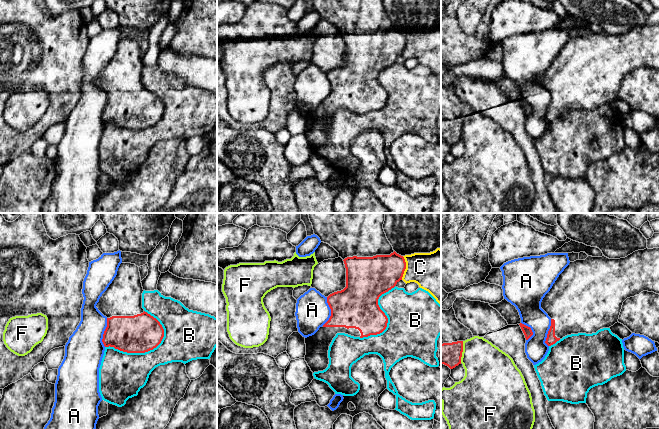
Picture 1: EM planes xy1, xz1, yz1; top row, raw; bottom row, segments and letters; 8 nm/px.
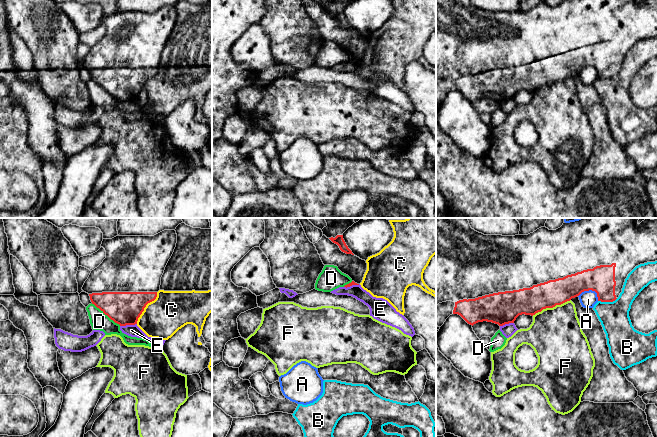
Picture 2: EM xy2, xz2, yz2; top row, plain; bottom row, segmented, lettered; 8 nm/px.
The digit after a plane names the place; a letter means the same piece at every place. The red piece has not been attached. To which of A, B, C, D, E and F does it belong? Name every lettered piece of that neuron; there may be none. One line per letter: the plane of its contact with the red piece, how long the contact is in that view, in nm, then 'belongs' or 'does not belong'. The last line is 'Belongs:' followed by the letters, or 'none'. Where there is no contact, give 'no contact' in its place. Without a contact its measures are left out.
A: xy1 | 240 nm | does not belong
B: xy1 | 500 nm | does not belong
C: xy2 | 300 nm | does not belong
D: xy2 | 300 nm | does not belong
E: xy2 | 140 nm | does not belong
F: yz2 | 340 nm | does not belong
Belongs: none

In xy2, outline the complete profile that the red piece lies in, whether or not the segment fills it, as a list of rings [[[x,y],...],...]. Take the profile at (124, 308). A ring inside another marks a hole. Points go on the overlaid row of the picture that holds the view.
[[[164,230],[154,236],[116,236],[103,239],[101,247],[106,251],[106,258],[91,271],[82,290],[89,294],[92,304],[120,326],[135,325],[146,305],[154,301],[160,290],[161,277],[171,258],[177,243],[175,230]]]

